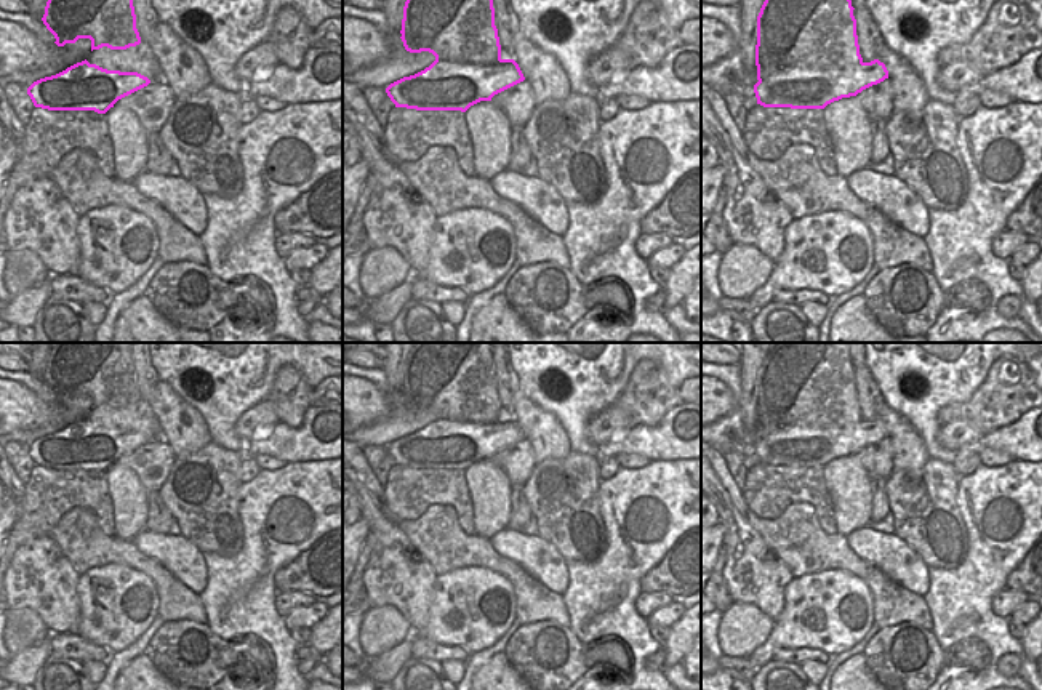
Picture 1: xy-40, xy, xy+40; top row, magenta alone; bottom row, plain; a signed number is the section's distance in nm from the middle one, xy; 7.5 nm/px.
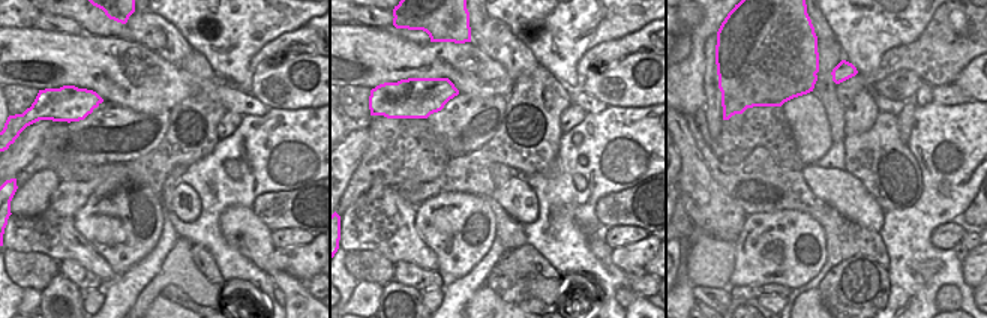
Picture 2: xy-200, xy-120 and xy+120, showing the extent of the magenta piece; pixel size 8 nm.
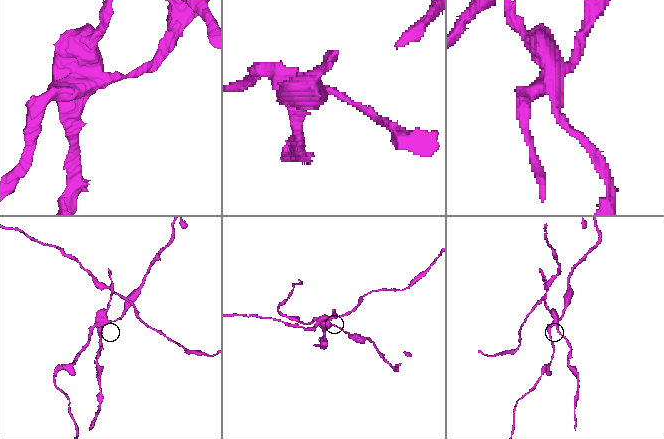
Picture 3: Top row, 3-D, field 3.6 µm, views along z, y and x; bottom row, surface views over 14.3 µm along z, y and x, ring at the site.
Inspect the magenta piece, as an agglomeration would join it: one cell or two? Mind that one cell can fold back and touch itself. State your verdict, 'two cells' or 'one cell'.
two cells

